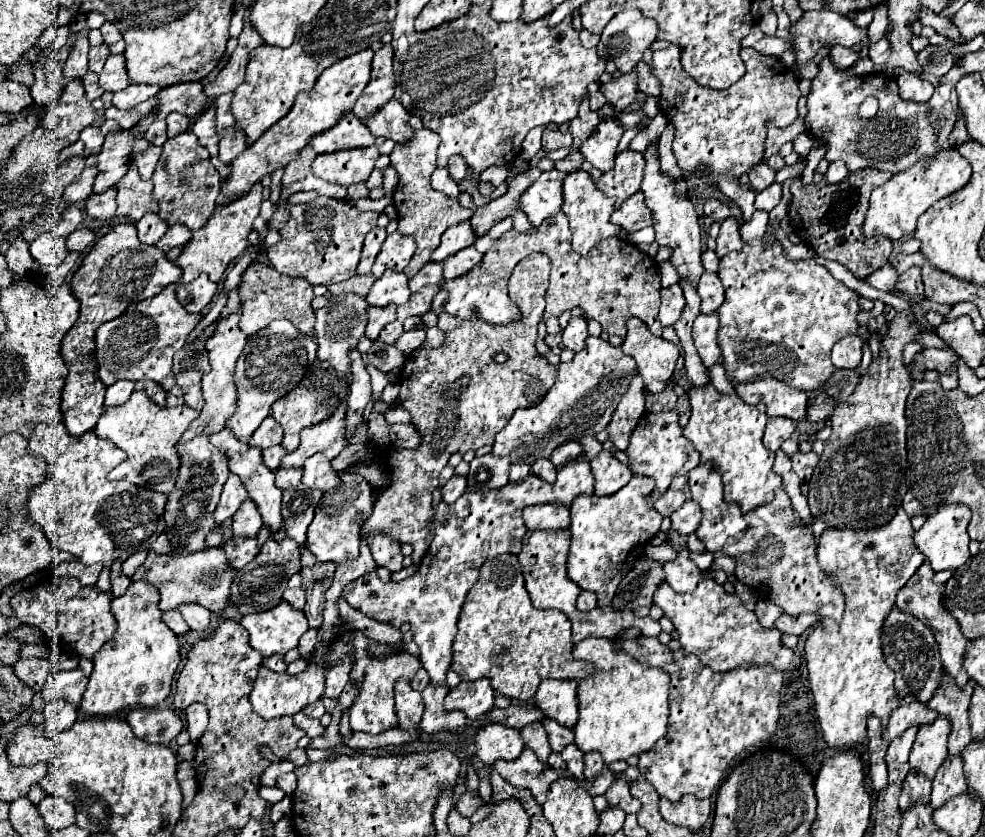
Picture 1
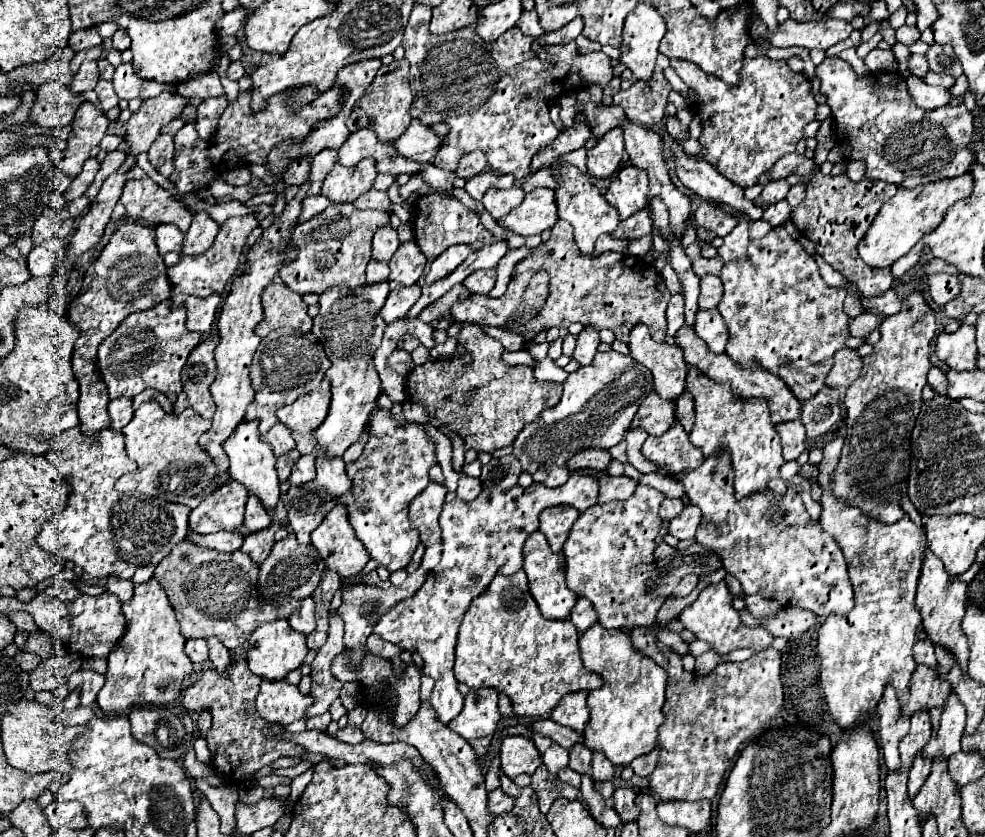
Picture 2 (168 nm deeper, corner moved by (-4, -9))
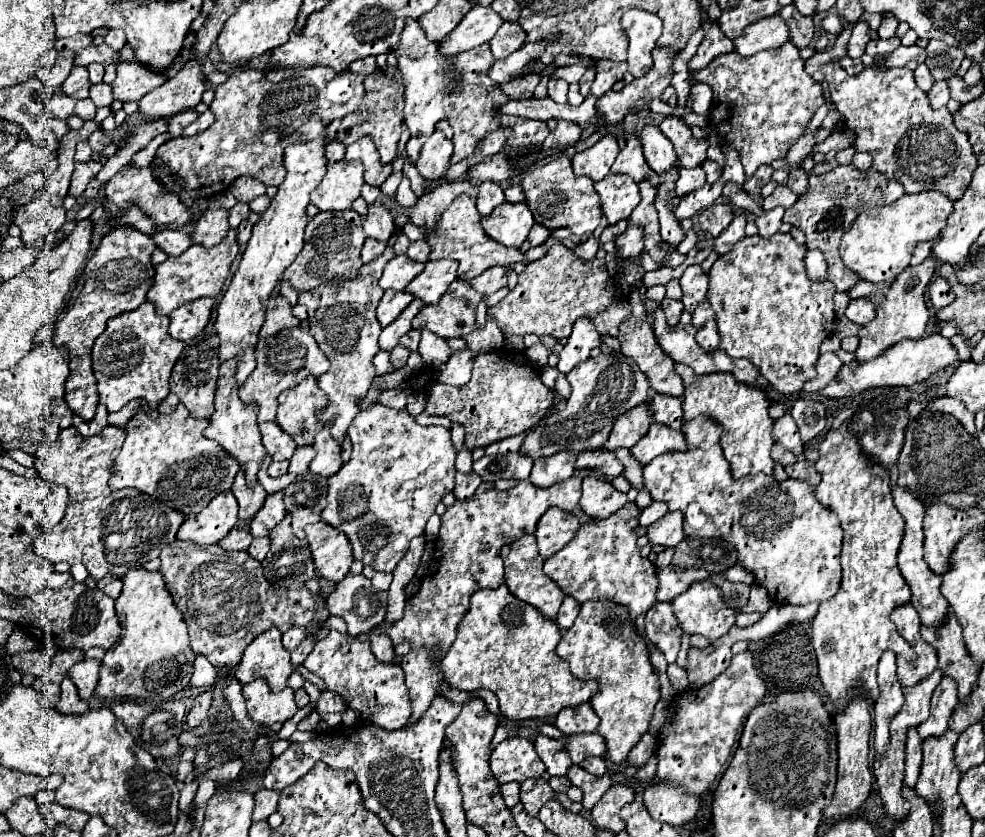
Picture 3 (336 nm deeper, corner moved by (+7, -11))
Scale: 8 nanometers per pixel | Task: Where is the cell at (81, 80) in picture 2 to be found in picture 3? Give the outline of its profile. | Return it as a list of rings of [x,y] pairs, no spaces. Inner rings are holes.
[[[73,66],[69,78],[61,84],[61,90],[71,98],[87,98],[89,96],[89,74],[85,66]]]

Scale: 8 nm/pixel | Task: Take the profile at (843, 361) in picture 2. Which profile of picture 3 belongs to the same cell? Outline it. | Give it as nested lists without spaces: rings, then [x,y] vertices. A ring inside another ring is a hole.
[[[833,352],[821,354],[819,360],[817,360],[817,376],[813,380],[809,380],[803,390],[807,394],[821,392],[837,376],[837,372],[839,372],[841,366],[843,366],[843,362],[837,358],[837,354],[833,354]]]

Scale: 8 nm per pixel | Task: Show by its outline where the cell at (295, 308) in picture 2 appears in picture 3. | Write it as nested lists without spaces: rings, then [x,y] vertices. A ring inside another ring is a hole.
[[[271,296],[267,302],[267,310],[265,310],[265,322],[261,326],[259,338],[271,336],[283,328],[293,328],[299,326],[301,322],[293,316],[289,302],[283,296]]]

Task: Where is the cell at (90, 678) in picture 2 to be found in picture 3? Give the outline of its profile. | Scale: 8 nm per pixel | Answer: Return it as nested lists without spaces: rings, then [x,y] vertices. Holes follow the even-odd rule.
[[[83,660],[83,662],[77,662],[69,672],[67,672],[67,678],[73,680],[73,684],[77,686],[79,690],[79,698],[81,700],[89,700],[95,686],[97,686],[97,680],[99,680],[99,662],[97,660]]]

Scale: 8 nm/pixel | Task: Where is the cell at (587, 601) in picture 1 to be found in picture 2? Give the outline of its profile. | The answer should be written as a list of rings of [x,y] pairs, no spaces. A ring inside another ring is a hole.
[[[578,598],[576,606],[570,612],[570,622],[576,626],[578,632],[586,632],[596,622],[596,610],[586,598]]]

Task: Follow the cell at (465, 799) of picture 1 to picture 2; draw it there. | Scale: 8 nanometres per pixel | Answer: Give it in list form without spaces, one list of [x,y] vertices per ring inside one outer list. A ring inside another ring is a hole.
[[[496,788],[494,792],[490,792],[488,794],[488,810],[492,812],[492,814],[500,814],[500,812],[508,812],[508,810],[512,810],[512,806],[514,806],[516,802],[514,802],[514,798],[512,796],[508,796],[508,794],[504,794],[504,790],[502,788]]]

